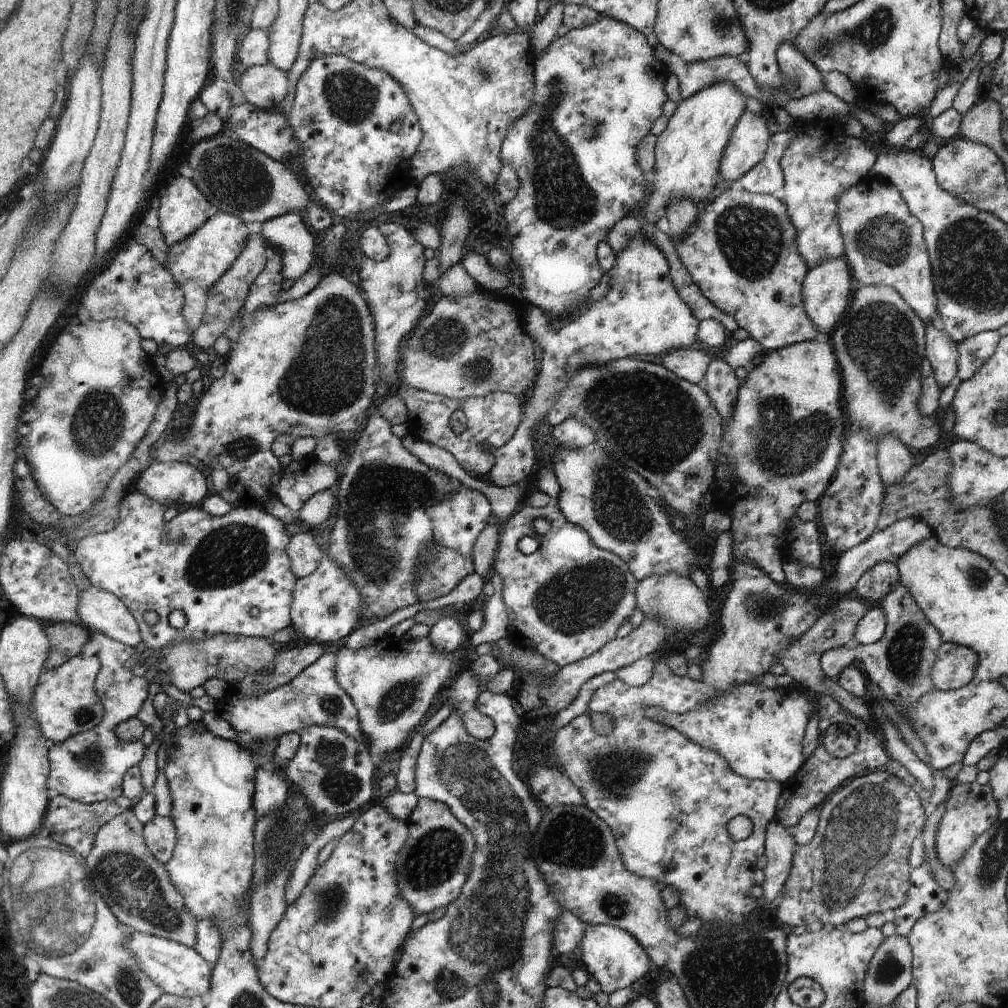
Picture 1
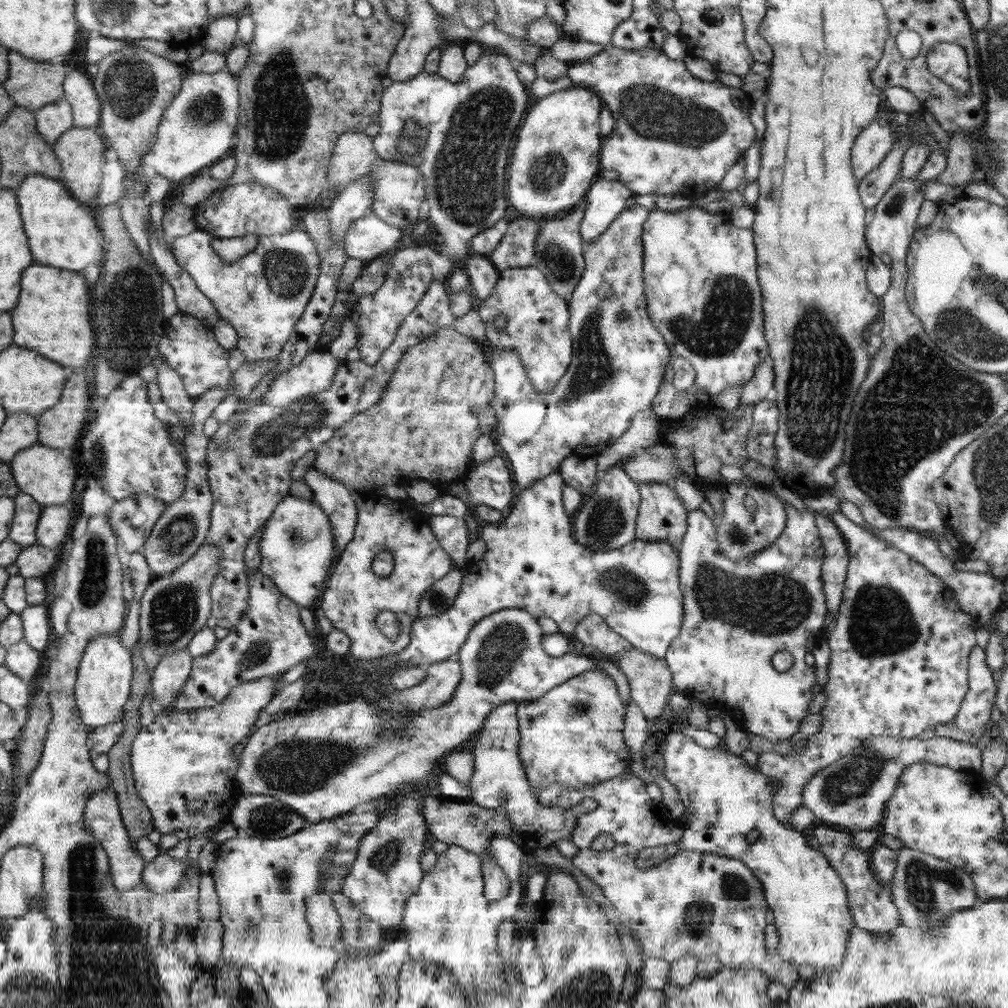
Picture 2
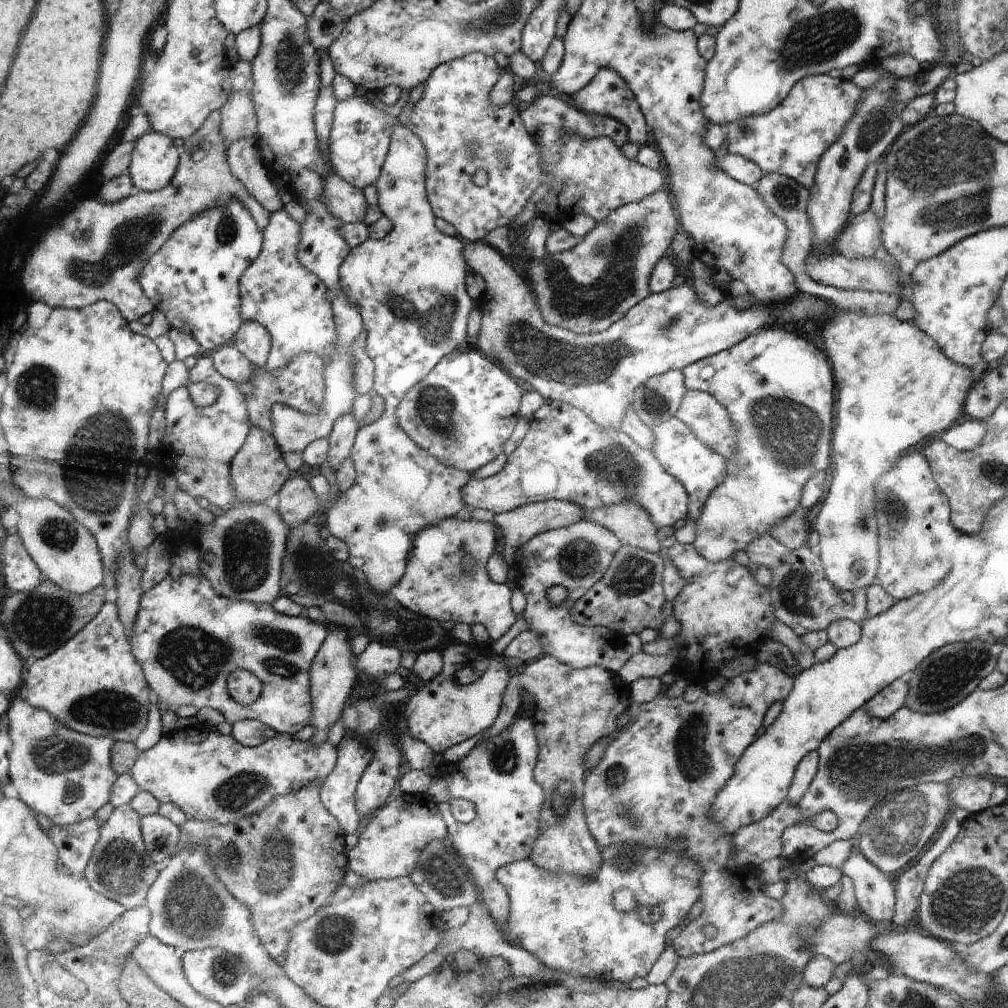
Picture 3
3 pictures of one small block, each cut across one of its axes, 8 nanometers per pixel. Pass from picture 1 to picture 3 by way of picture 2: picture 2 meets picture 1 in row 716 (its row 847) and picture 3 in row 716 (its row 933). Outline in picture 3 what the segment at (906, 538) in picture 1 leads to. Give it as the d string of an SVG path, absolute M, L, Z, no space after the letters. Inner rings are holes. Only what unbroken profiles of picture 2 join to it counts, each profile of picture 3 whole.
M770 662L764 663L756 663L754 668L748 668L748 671L742 672L738 674L738 676L734 676L734 678L728 679L728 684L722 688L722 692L716 692L716 694L710 694L706 690L700 695L700 698L696 700L696 702L689 703L684 700L683 696L679 696L678 698L670 698L665 692L656 696L652 702L647 702L646 704L642 703L638 705L637 703L632 702L631 705L627 708L628 714L631 715L631 724L625 727L622 730L617 731L616 736L618 736L618 740L620 742L610 742L608 744L608 748L606 748L606 754L604 754L604 758L602 758L602 762L590 772L587 773L585 777L585 788L583 789L583 808L584 814L586 817L586 824L588 824L588 828L592 838L599 844L601 847L610 846L610 844L642 844L642 846L651 846L654 845L654 848L670 848L670 850L674 850L674 852L678 852L682 858L692 858L692 860L696 860L696 864L702 868L702 878L701 878L701 892L700 902L704 904L704 909L699 917L696 917L691 923L685 926L684 929L679 931L678 934L673 936L671 940L672 948L676 951L679 957L688 958L688 956L706 954L720 948L721 946L726 946L735 940L740 938L744 938L744 936L748 936L752 930L756 930L762 926L762 924L766 924L766 922L772 922L772 920L776 920L776 918L780 918L782 914L784 914L784 908L782 908L782 904L778 902L776 899L770 898L764 894L763 891L750 892L748 888L744 887L741 879L737 879L733 877L733 873L736 870L740 870L740 868L736 868L737 861L733 858L730 858L730 848L732 847L732 837L726 836L714 822L712 822L712 818L710 818L710 806L712 806L712 802L714 802L714 798L716 798L716 794L724 788L728 779L732 778L734 774L734 766L740 760L744 751L749 747L749 744L754 742L754 738L756 738L756 732L758 732L758 728L762 726L762 721L764 720L764 715L768 712L768 708L772 706L772 704L776 704L776 702L784 702L785 697L789 696L789 692L792 692L793 687L793 676L786 674L782 668L776 668L774 664L770 664ZM704 926L714 926L716 928L716 936L714 938L706 938L706 934L702 932L704 930Z

